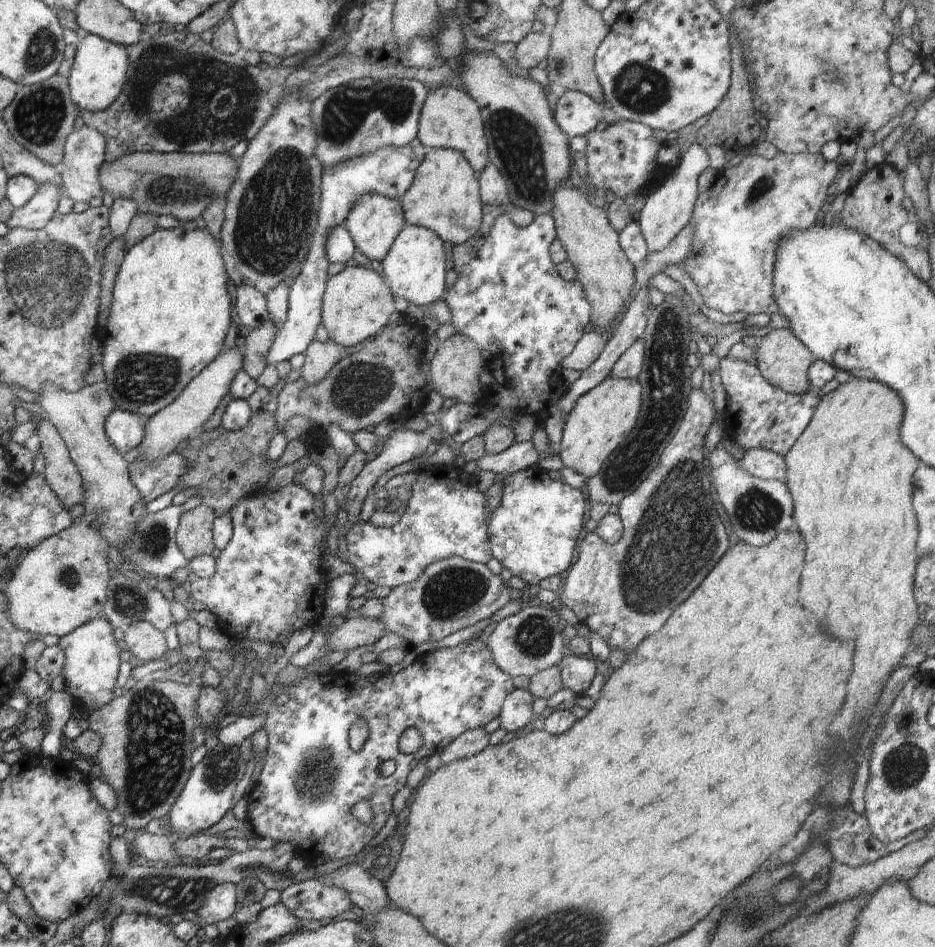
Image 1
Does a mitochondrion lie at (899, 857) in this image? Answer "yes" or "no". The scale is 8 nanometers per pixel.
no

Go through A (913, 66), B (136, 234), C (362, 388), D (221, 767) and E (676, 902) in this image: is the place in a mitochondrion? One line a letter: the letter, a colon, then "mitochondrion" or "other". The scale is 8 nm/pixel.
A: other
B: other
C: mitochondrion
D: mitochondrion
E: other

